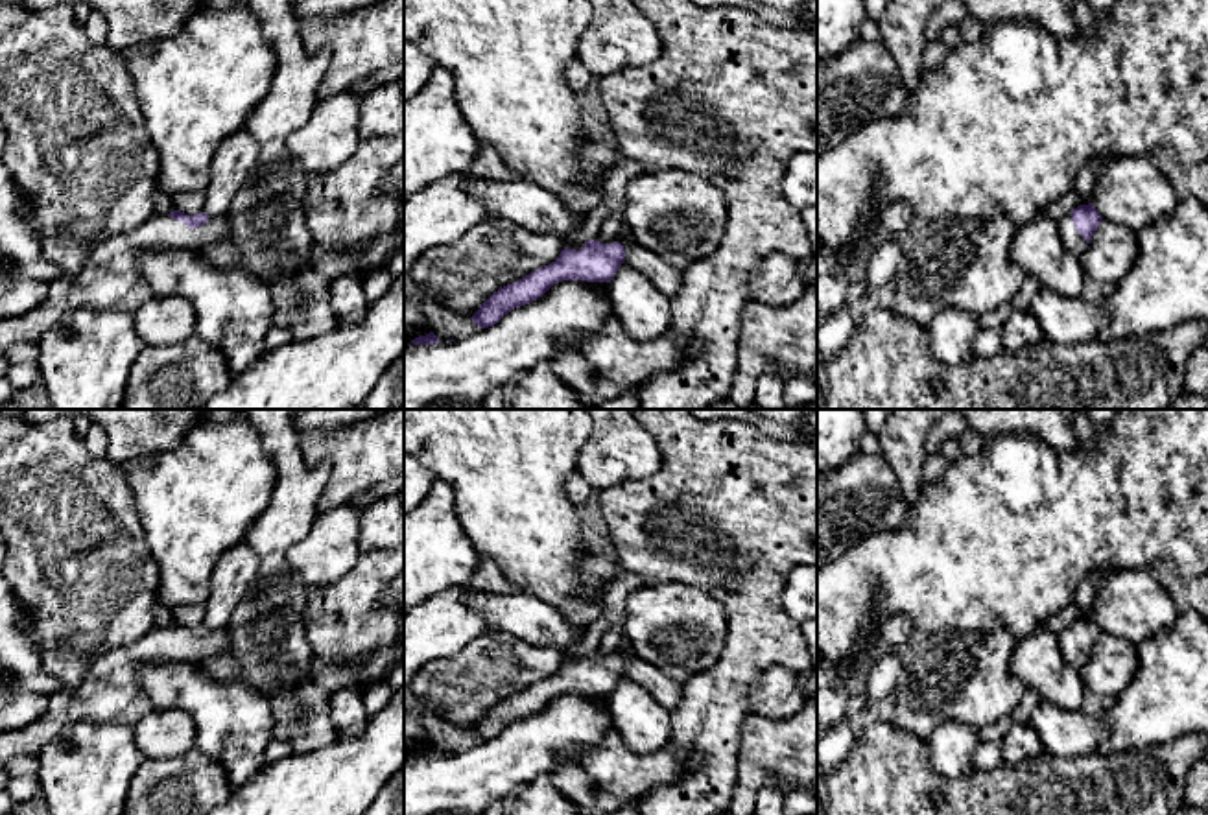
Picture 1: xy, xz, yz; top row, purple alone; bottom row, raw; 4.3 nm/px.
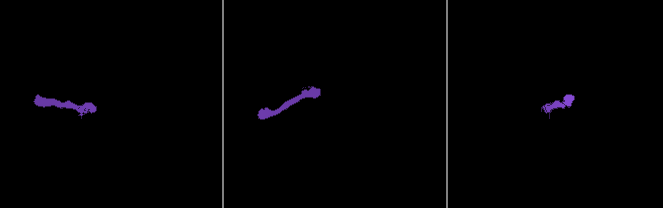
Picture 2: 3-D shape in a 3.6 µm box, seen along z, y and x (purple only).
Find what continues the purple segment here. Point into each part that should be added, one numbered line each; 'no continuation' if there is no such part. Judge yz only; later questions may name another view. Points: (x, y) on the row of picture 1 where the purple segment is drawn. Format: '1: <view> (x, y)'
1: yz (1074, 242)

